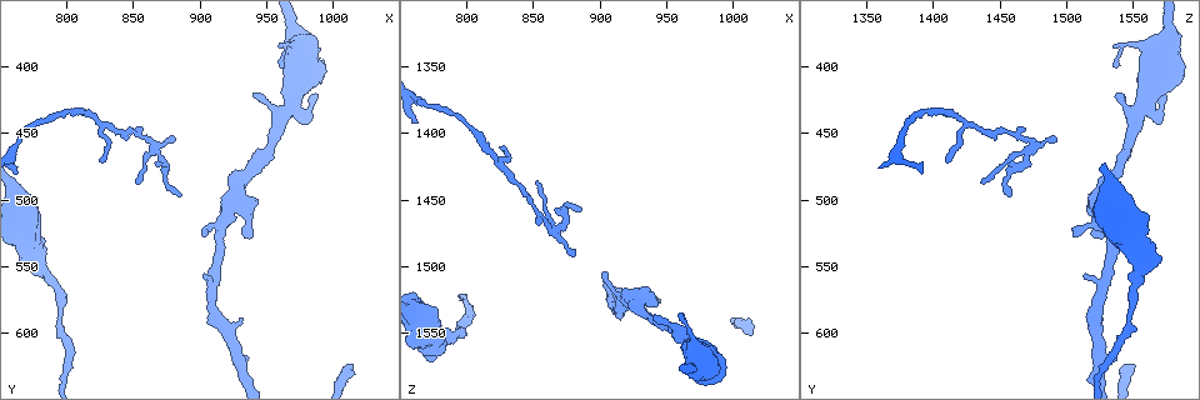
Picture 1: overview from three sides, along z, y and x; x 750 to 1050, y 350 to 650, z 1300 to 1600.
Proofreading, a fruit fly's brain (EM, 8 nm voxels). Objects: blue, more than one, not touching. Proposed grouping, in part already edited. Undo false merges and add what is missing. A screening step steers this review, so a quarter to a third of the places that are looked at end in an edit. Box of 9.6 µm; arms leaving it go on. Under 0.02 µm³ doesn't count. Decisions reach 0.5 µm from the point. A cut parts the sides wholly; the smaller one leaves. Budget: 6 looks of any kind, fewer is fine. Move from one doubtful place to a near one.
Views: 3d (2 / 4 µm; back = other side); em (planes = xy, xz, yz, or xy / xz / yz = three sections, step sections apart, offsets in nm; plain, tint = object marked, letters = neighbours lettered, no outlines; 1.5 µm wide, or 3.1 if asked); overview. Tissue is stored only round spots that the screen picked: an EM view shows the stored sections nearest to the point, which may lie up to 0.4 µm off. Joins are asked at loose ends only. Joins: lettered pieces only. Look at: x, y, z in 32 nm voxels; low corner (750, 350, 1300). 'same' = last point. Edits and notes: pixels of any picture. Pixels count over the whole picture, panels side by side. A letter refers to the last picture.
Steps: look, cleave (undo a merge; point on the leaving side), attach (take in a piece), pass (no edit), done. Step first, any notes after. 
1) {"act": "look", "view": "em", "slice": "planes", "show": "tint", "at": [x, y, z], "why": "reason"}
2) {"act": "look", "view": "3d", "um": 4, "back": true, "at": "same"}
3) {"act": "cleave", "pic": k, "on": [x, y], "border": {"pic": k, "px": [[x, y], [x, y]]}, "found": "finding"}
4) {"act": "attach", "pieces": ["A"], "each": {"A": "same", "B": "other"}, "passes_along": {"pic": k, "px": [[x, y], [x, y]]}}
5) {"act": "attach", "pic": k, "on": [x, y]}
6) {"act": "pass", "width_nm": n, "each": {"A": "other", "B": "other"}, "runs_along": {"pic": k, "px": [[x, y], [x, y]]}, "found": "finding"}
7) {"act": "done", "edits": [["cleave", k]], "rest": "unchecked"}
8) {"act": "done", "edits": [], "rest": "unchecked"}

{"act": "look", "view": "em", "slice": "planes", "show": "letters", "at": [880, 456, 1494], "why": "branch stops here"}

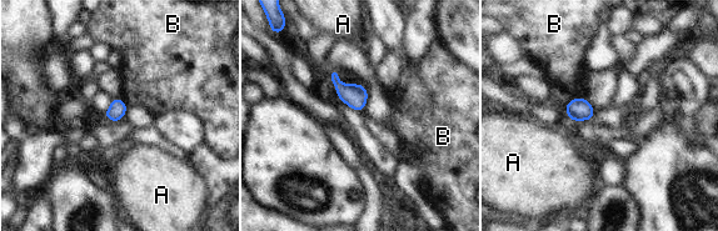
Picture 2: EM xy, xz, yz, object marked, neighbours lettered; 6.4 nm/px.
{"act": "pass", "each": {"A": "other", "B": "other"}, "border": {"pic": 2, "px": [[573, 96], [584, 98]]}, "found": "none of them fits"}

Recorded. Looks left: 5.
{"act": "look", "view": "em", "slice": "yz", "step": 8, "show": "tint", "at": [902, 526, 1506], "why": "branch stops here"}

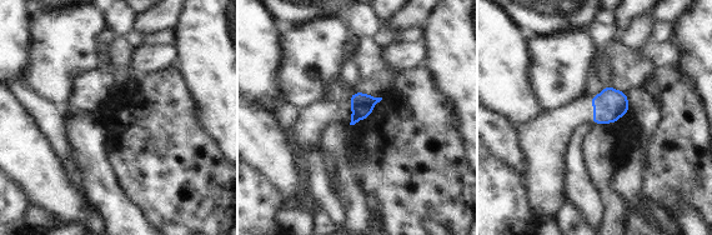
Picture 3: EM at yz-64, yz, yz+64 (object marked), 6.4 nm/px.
{"act": "look", "view": "em", "slice": "planes", "show": "tint", "at": "same"}

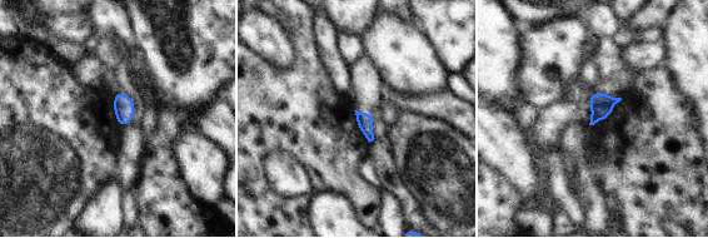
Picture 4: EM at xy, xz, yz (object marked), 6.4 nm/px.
{"act": "look", "view": "em", "slice": "planes", "show": "letters", "at": "same", "why": "see the neighbours"}

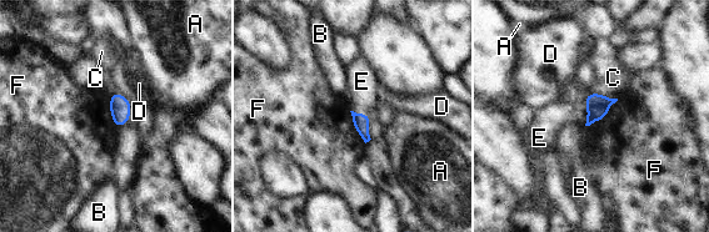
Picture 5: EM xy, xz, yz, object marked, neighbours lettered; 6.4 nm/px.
{"act": "attach", "pieces": ["E"], "width_nm": 100, "each": {"A": "other", "B": "other", "C": "other", "D": "other", "E": "same", "F": "other"}, "passes_along": {"pic": 5, "px": [[598, 105], [588, 112], [552, 119]]}, "found": "it goes on there"}

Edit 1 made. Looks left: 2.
{"act": "done", "edits": [["attach", 5]], "rest": "unchecked"}

